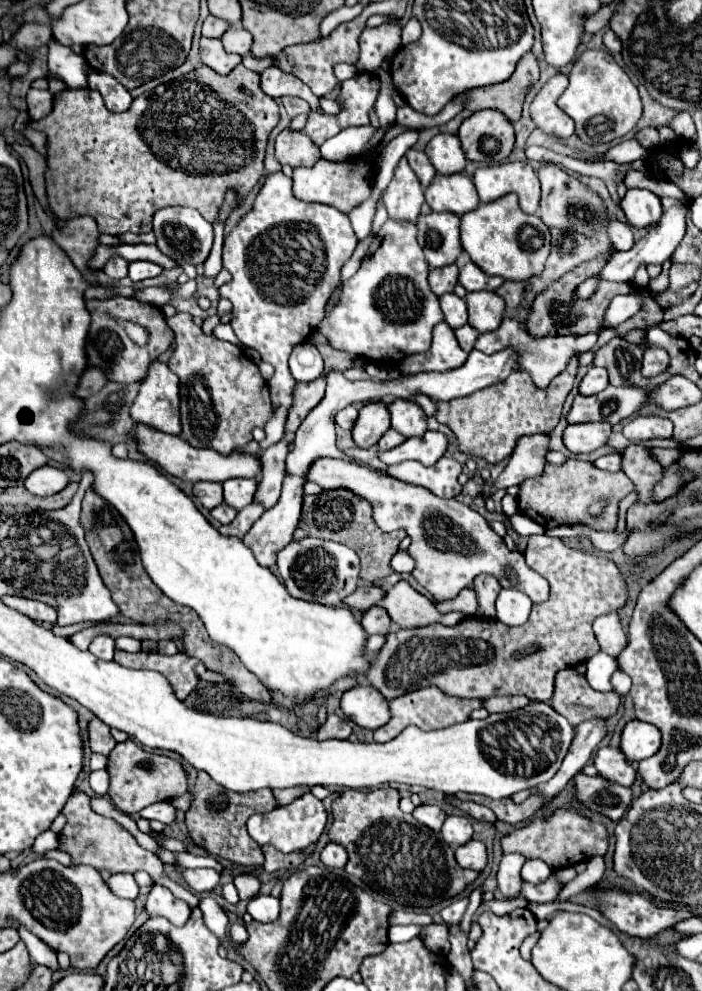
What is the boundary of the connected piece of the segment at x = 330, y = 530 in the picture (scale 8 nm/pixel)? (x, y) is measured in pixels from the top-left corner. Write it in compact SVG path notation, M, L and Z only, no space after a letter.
M324 490L320 496L304 496L302 518L294 532L294 540L302 540L306 536L340 542L340 544L346 544L352 550L356 550L356 554L360 556L360 562L362 562L360 578L364 582L374 582L374 580L386 578L394 572L390 568L390 558L396 554L398 542L406 536L406 532L384 534L372 518L370 502L364 502L364 498L350 494L350 490Z

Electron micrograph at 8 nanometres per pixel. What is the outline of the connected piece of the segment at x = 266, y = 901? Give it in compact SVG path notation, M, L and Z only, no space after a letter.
M258 894L256 898L248 900L248 914L258 922L270 922L278 918L278 912L280 912L280 902L274 896Z

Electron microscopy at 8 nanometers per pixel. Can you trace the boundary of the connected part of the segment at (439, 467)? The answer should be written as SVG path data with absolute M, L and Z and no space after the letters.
M446 456L440 458L434 466L422 466L420 462L408 460L408 462L388 466L386 472L408 484L424 486L440 498L454 498L462 490L458 482L462 466L456 460L446 458Z

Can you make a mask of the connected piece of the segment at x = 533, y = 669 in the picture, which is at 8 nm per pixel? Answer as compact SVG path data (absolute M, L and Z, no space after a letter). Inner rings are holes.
M546 534L530 536L528 546L524 550L526 564L544 576L550 582L550 598L542 604L532 606L532 614L522 626L506 626L499 620L484 618L464 618L456 626L444 624L428 624L416 630L398 630L390 632L386 644L380 654L372 660L372 666L366 674L366 680L380 690L388 700L398 698L410 690L436 684L450 696L460 698L492 698L492 696L526 696L534 702L548 702L554 692L554 676L562 668L578 666L592 658L600 646L592 632L592 622L608 612L618 612L628 602L628 586L622 572L616 568L612 560L596 560L594 554L572 550L560 538L550 538ZM538 646L536 652L520 656L522 648Z

